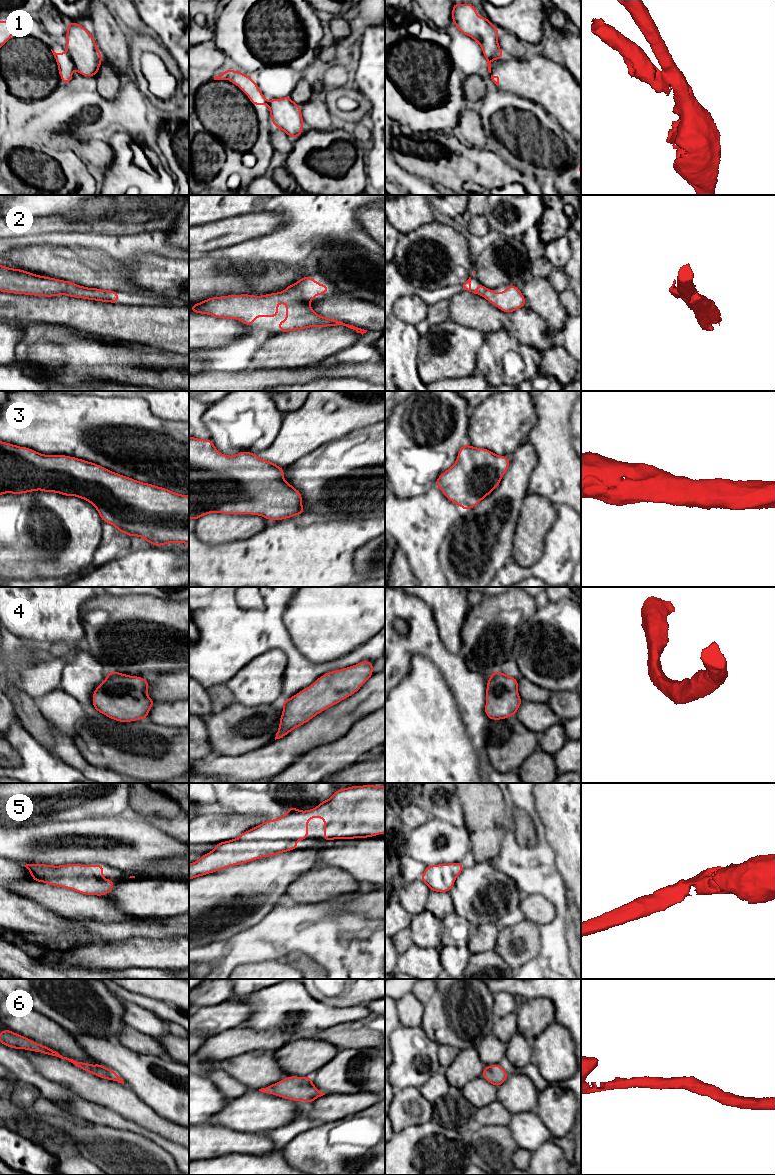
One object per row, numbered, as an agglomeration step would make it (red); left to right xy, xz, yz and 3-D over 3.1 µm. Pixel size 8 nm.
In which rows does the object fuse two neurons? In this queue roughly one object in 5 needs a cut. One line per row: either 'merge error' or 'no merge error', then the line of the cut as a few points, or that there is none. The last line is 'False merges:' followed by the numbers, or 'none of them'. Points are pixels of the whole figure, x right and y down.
1: merge error; cut xy (66, 52), (74, 64)
2: no merge error; cut none
3: no merge error; cut none
4: no merge error; cut none
5: no merge error; cut none
6: no merge error; cut none
False merges: 1

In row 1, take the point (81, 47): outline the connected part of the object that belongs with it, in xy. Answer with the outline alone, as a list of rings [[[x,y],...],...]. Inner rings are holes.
[[[68,22],[66,51],[79,74],[96,76],[102,63],[94,37],[81,25]]]

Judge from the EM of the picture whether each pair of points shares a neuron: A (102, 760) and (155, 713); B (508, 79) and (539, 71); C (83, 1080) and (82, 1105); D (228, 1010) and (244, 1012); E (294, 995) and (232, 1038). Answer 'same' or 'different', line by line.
A: different
B: same
C: different
D: same
E: different

